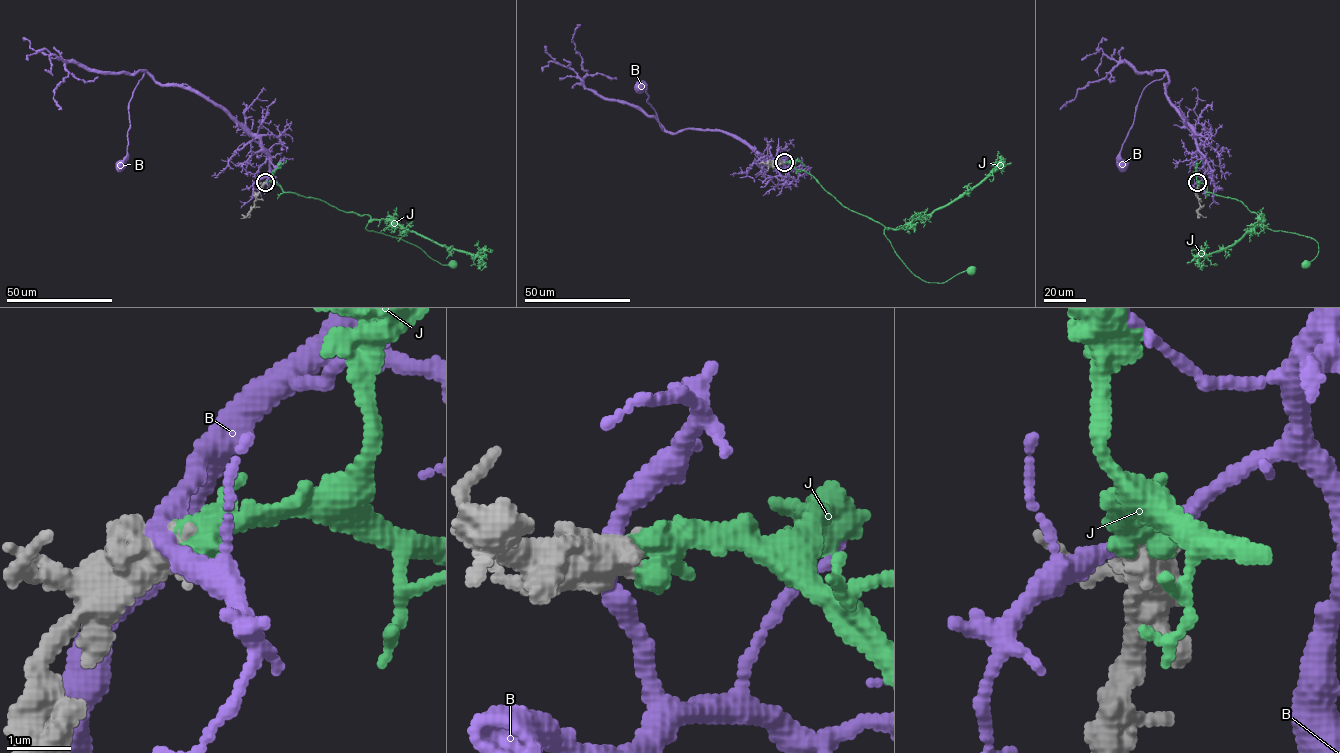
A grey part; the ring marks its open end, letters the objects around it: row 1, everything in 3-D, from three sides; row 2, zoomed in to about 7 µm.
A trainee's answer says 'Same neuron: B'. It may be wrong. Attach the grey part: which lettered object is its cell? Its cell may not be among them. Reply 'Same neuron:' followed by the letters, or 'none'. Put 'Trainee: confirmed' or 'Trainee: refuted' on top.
Trainee: refuted
Same neuron: J

